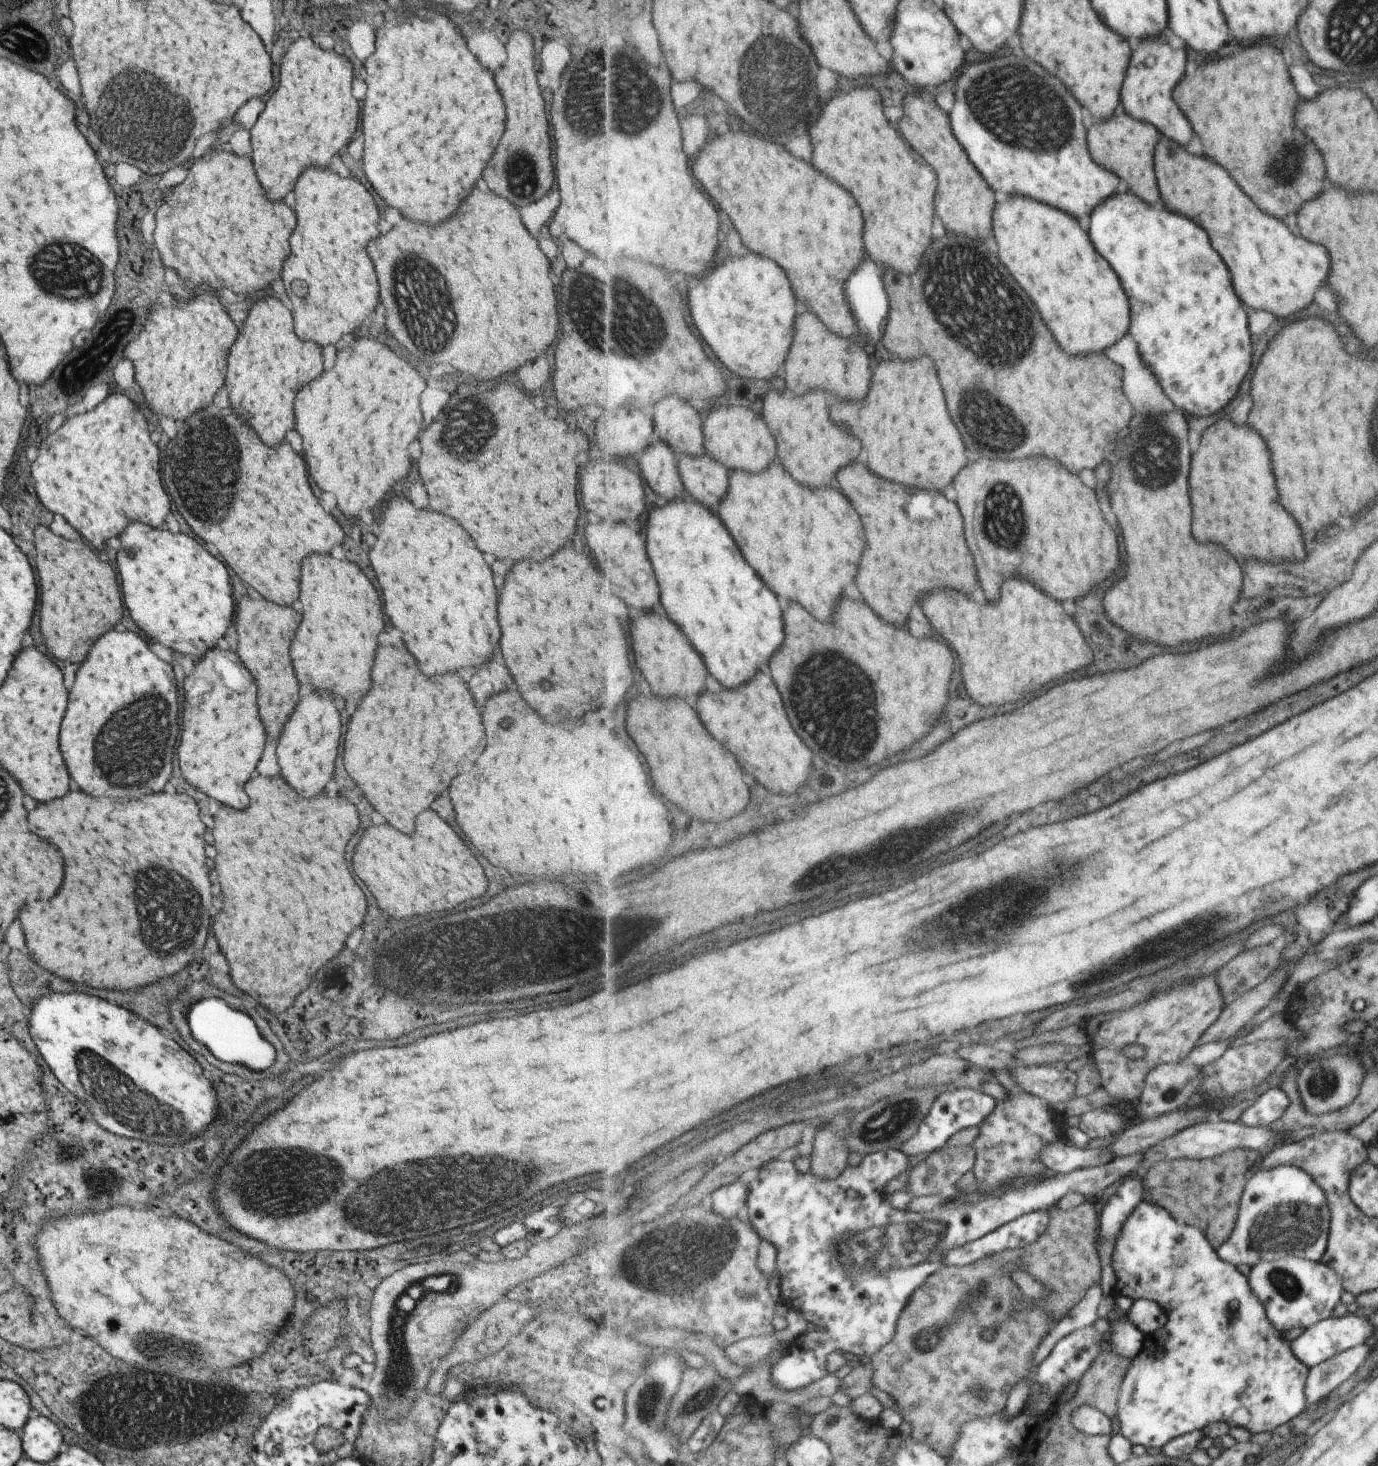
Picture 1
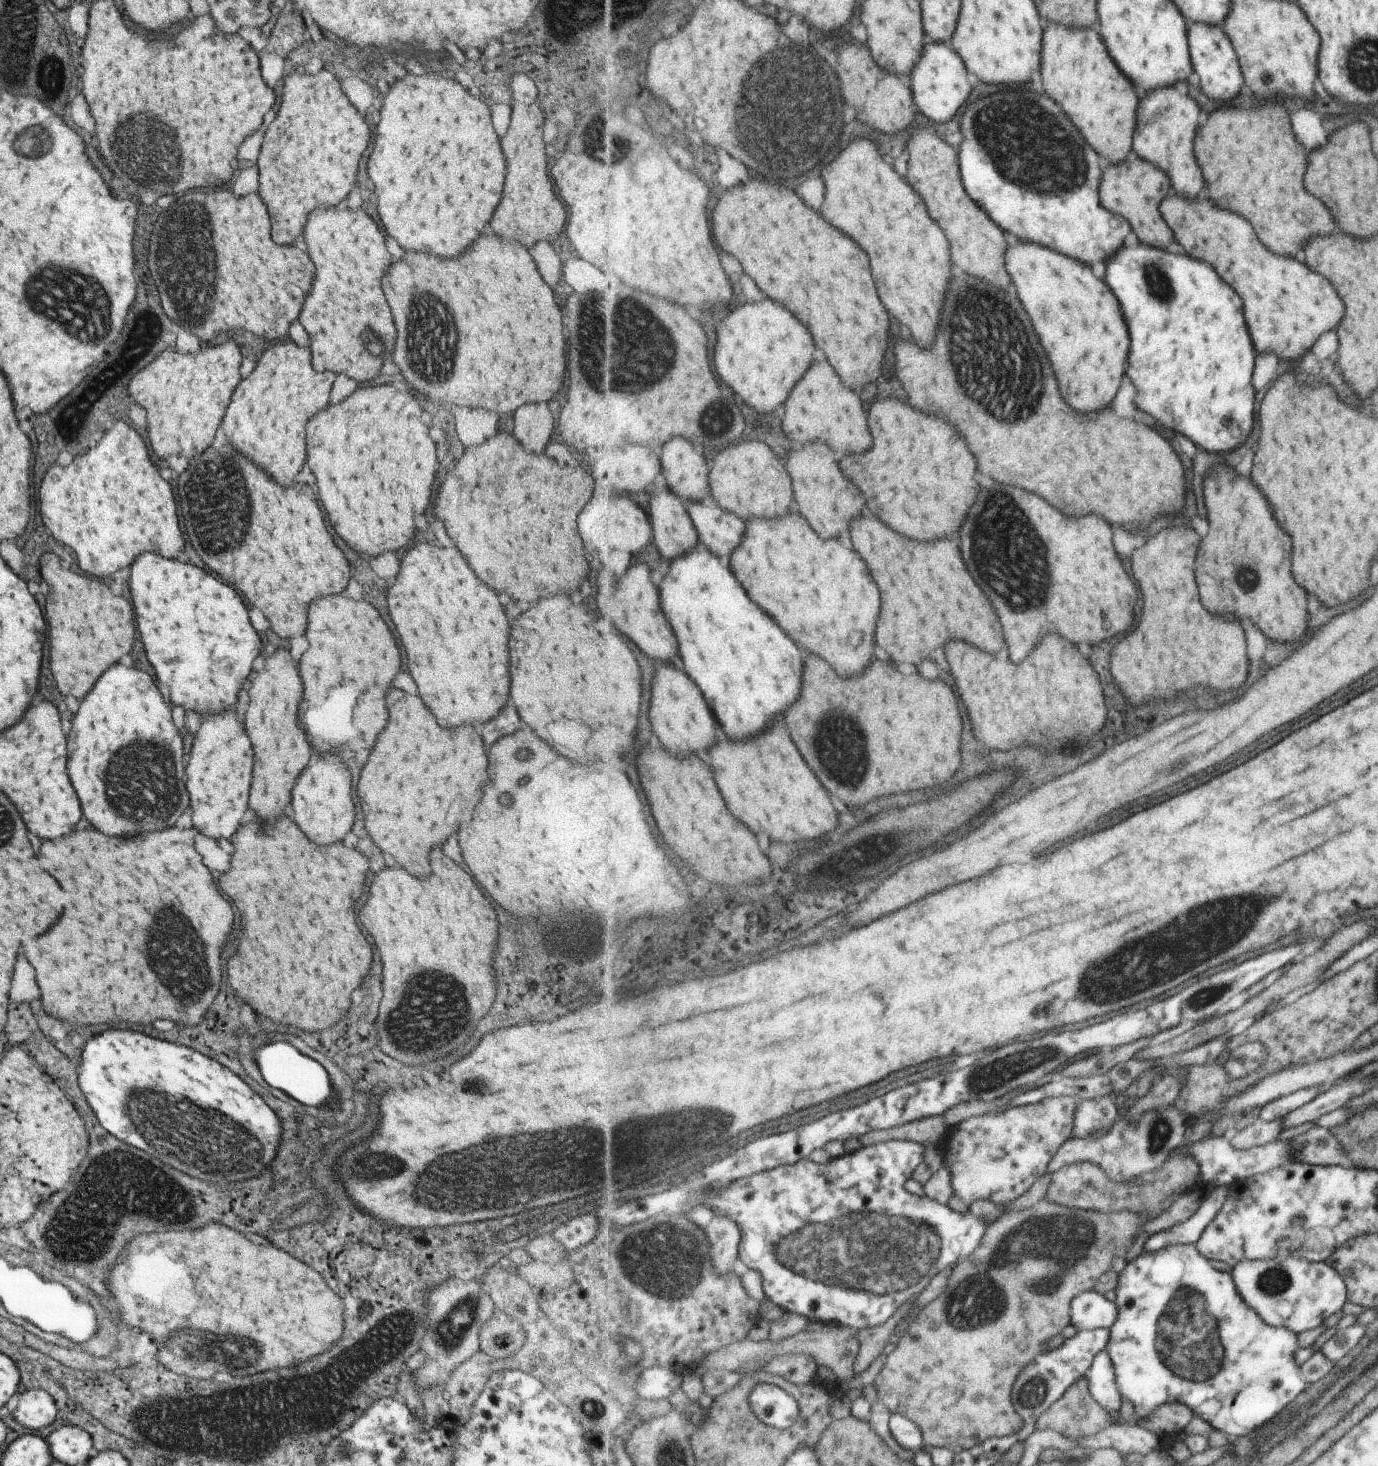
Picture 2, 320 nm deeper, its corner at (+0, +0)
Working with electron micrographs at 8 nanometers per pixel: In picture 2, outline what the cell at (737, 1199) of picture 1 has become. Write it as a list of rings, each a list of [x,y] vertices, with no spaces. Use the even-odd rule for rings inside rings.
[[[716,1215],[706,1226],[711,1244],[711,1262],[719,1276],[733,1273],[735,1262],[740,1258],[742,1232],[738,1224],[729,1217]]]

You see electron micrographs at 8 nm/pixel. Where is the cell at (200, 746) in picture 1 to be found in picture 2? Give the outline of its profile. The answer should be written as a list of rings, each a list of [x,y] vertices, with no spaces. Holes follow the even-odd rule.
[[[231,710],[225,714],[201,716],[194,740],[185,766],[185,788],[193,812],[193,828],[213,840],[227,840],[239,828],[239,820],[248,808],[247,792],[253,766],[251,746]]]

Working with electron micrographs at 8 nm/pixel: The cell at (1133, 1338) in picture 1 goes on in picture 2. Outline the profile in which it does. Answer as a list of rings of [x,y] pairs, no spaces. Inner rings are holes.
[[[1108,1348],[1094,1360],[1085,1378],[1090,1383],[1090,1391],[1095,1400],[1111,1413],[1113,1424],[1127,1425],[1121,1423],[1121,1414],[1118,1413],[1121,1412],[1122,1394],[1116,1381],[1115,1367]]]

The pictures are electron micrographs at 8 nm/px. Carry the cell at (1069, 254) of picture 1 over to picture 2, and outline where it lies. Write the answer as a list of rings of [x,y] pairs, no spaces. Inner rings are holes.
[[[1018,240],[1018,245],[1007,251],[1006,260],[1019,298],[1051,356],[1067,404],[1085,414],[1111,406],[1129,366],[1131,338],[1121,304],[1107,282],[1101,282],[1091,266],[1027,241]]]

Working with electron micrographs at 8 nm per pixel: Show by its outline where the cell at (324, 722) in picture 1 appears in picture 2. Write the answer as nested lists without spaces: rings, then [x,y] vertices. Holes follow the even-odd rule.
[[[315,755],[295,781],[295,786],[291,790],[291,808],[293,808],[293,822],[309,842],[317,846],[329,846],[341,842],[341,838],[349,832],[355,820],[349,772],[343,768],[341,762],[337,762],[335,756],[319,758],[319,755]]]

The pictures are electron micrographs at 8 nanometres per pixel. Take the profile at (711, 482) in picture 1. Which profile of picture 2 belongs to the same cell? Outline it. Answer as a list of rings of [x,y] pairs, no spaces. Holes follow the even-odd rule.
[[[713,499],[689,501],[687,509],[698,528],[700,543],[721,560],[730,560],[746,536],[747,522],[723,510]]]

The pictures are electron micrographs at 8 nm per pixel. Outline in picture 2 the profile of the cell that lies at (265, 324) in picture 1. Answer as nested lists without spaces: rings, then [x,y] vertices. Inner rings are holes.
[[[279,342],[263,352],[257,360],[255,370],[237,384],[231,402],[225,410],[221,420],[221,428],[229,444],[251,464],[261,468],[269,478],[273,478],[279,486],[289,488],[303,466],[305,460],[305,422],[321,412],[329,402],[329,388],[335,380],[336,374],[332,372],[317,372],[310,361],[310,354],[303,347],[298,347],[293,342]]]

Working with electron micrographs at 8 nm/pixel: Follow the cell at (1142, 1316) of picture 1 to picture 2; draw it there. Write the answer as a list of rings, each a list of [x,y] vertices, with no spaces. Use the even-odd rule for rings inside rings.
[[[1097,1290],[1085,1291],[1072,1300],[1072,1307],[1070,1310],[1071,1320],[1070,1324],[1077,1330],[1093,1332],[1098,1328],[1110,1329],[1114,1326],[1118,1316],[1118,1307],[1115,1302],[1109,1302],[1107,1298]]]

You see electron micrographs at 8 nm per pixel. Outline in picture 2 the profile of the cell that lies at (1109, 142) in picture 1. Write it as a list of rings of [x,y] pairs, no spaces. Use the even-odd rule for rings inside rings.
[[[1134,150],[1123,163],[1105,169],[1101,186],[1103,206],[1113,214],[1127,219],[1132,226],[1133,238],[1155,248],[1165,250],[1173,242],[1174,232],[1163,218],[1162,202],[1172,193],[1170,177],[1163,169],[1143,160]]]

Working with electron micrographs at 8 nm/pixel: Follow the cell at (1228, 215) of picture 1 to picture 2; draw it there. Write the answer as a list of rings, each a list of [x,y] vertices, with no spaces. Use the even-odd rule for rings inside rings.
[[[1173,191],[1162,202],[1161,209],[1187,254],[1213,264],[1219,276],[1243,296],[1251,338],[1261,354],[1273,352],[1279,360],[1297,360],[1321,334],[1337,328],[1341,322],[1343,304],[1329,282],[1293,258],[1271,254],[1245,218],[1221,210],[1211,202],[1185,200]]]

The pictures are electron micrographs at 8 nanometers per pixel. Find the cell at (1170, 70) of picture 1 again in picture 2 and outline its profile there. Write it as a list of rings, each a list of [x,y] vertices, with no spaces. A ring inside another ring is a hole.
[[[1165,87],[1141,96],[1133,150],[1170,177],[1172,191],[1179,197],[1197,198],[1205,188],[1203,170],[1195,158],[1195,136],[1199,130],[1201,110],[1195,100],[1179,94],[1174,87]]]

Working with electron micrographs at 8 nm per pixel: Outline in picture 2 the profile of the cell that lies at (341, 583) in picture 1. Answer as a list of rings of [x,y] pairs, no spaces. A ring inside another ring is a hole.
[[[329,596],[329,598],[319,598],[319,600],[313,600],[311,602],[311,608],[309,608],[309,616],[307,616],[307,632],[305,632],[305,638],[307,638],[307,650],[303,652],[301,660],[299,660],[299,678],[303,682],[303,698],[299,702],[298,721],[300,722],[306,741],[309,746],[317,750],[317,754],[339,754],[341,750],[349,750],[349,752],[357,752],[357,750],[371,750],[373,744],[375,744],[375,738],[377,734],[381,732],[381,728],[385,728],[385,720],[387,720],[387,708],[385,708],[385,692],[389,690],[391,686],[391,680],[395,678],[395,674],[399,672],[399,664],[401,664],[401,658],[399,658],[399,648],[395,644],[395,640],[391,638],[385,622],[381,620],[381,616],[377,614],[377,610],[367,604],[367,602],[353,602],[353,600],[347,600],[347,598],[341,598],[341,596]]]

